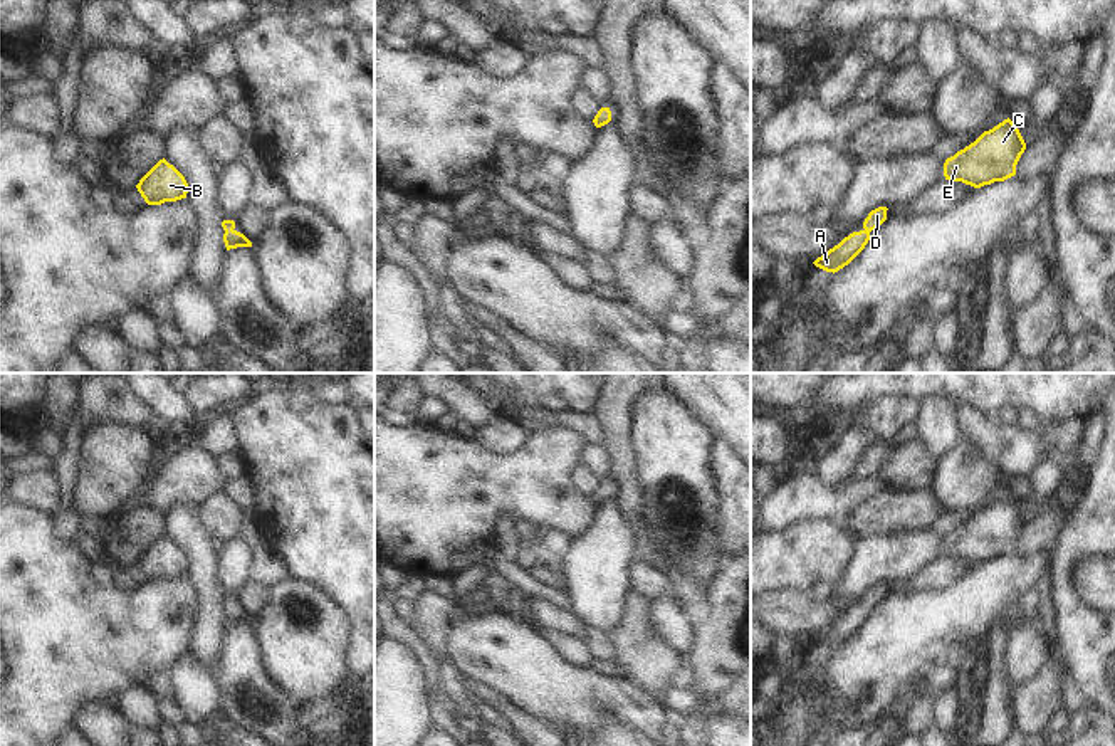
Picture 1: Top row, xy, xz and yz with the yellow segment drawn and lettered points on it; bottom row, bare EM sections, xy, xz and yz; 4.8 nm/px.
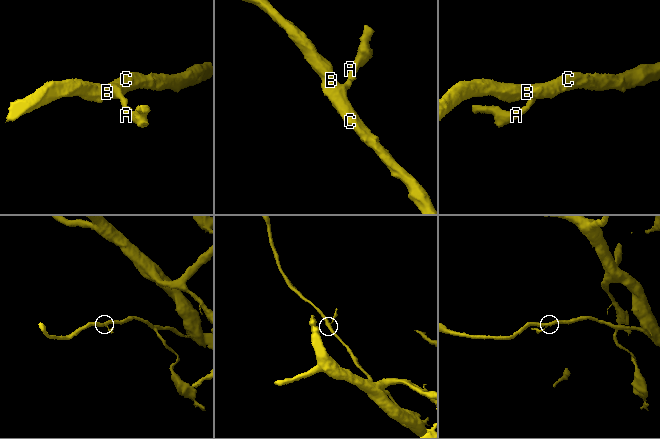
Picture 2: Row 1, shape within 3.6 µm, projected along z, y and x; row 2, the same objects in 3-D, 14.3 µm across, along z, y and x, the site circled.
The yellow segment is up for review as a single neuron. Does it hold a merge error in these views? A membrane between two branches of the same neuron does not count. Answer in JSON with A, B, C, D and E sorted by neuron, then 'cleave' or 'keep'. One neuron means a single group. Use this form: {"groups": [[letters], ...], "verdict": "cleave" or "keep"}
{"groups": [["A", "B", "C", "D", "E"]], "verdict": "keep"}

